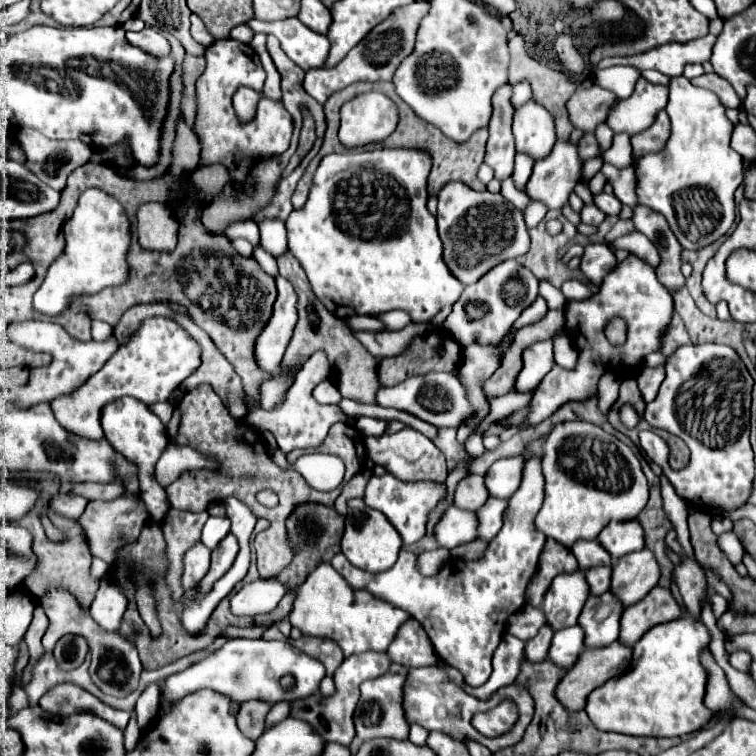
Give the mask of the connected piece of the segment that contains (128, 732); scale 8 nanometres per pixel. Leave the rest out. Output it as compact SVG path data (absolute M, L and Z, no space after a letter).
M133 715L133 717L131 717L131 721L129 721L129 725L127 725L127 729L123 731L123 735L125 735L125 751L131 751L131 749L137 745L139 733L141 733L141 729L137 727L135 715Z

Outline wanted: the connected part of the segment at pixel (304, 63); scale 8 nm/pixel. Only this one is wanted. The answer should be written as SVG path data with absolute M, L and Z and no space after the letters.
M297 17L273 23L252 19L247 25L254 33L275 35L285 55L289 55L291 61L297 63L301 69L307 71L325 65L325 57L329 53L329 39L325 35L309 31Z

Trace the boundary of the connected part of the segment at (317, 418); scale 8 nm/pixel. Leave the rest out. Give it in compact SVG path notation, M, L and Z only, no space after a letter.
M313 353L313 357L309 357L309 361L305 361L305 365L301 367L301 371L297 373L289 393L285 395L285 401L281 405L277 405L273 411L267 411L258 407L254 411L249 412L243 420L245 424L249 424L256 430L269 430L275 439L277 445L283 453L293 451L293 449L309 449L309 447L319 447L329 431L329 427L333 423L339 421L349 421L349 417L337 407L337 405L321 405L311 397L311 391L317 383L321 383L329 373L329 361L325 357L325 353Z

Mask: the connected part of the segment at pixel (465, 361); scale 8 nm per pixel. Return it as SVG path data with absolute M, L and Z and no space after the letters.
M471 345L463 349L459 363L459 379L469 393L469 403L477 409L477 417L465 421L467 427L479 427L489 415L489 397L483 391L485 381L499 367L499 349L489 345Z

